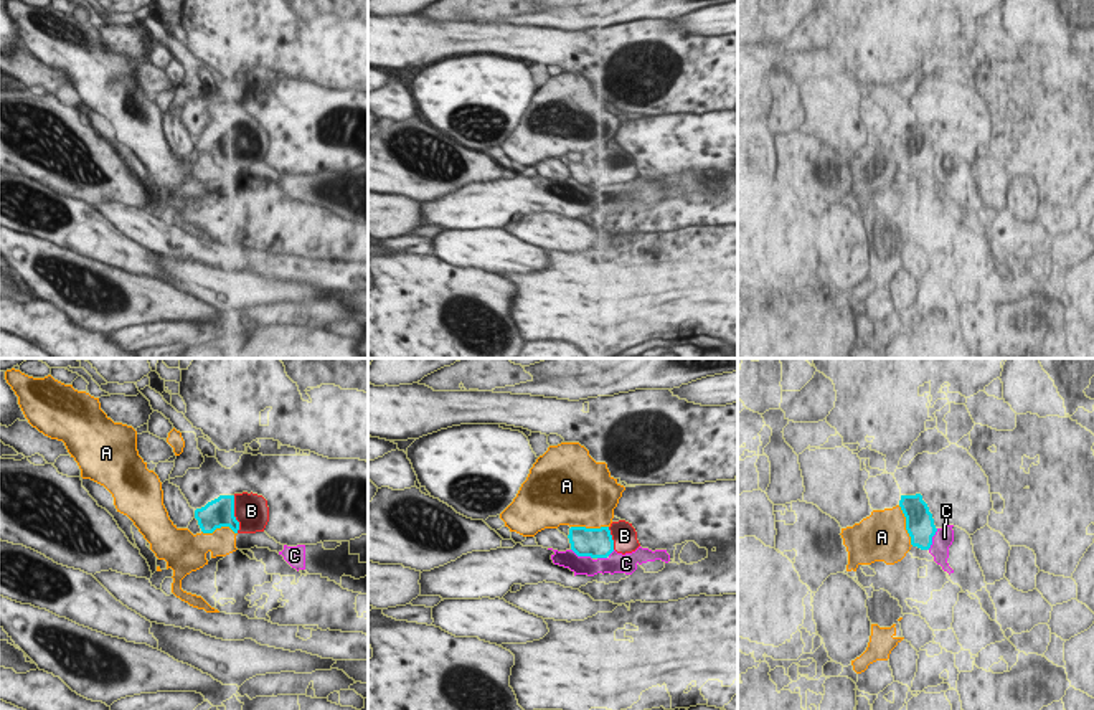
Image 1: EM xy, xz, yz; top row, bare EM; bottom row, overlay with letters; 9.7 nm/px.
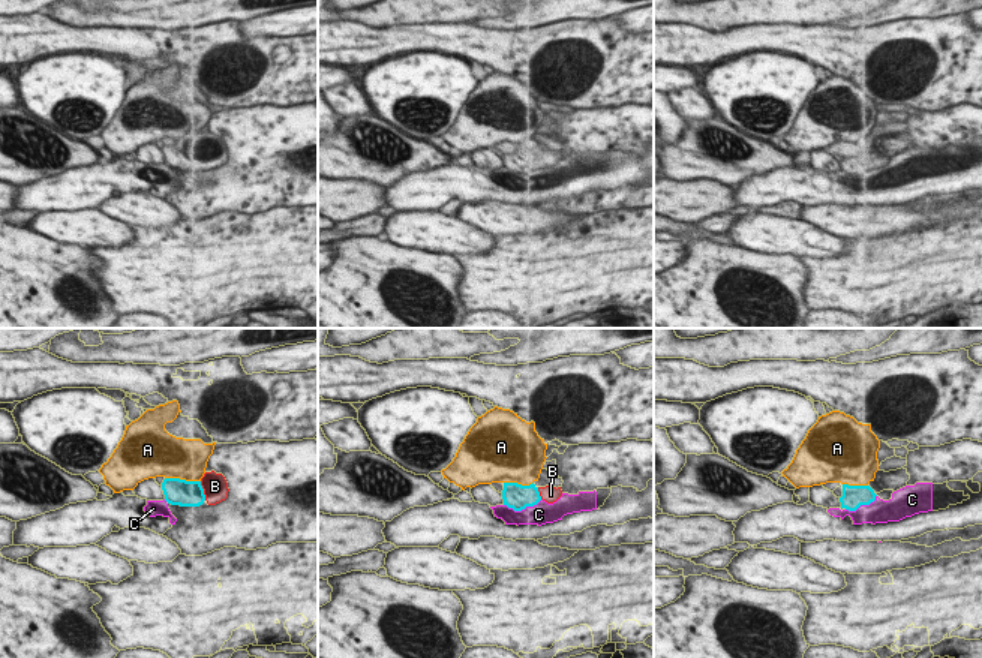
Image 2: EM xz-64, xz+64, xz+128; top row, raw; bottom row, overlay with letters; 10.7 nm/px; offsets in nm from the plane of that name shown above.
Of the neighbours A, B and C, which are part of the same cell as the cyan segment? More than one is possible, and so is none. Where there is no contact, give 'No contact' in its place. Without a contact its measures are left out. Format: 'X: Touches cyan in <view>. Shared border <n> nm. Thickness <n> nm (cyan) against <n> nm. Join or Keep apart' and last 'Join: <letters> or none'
A: Touches cyan in yz. Shared border 420 nm. Thickness 280 nm (cyan) against 460 nm. Keep apart
B: Touches cyan in xy. Shared border 380 nm. Thickness 280 nm (cyan) against 340 nm. Join
C: Touches cyan in xz. Shared border 240 nm. Thickness 280 nm (cyan) against 190 nm. Keep apart
Join: B.

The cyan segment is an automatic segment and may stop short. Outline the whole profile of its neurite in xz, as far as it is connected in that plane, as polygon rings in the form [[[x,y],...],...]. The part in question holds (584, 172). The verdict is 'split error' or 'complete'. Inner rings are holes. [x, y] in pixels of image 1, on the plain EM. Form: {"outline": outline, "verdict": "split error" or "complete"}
{"outline": [[[625,150],[601,159],[571,157],[568,168],[578,187],[591,188],[607,188],[614,180],[625,185],[640,177],[635,159]]], "verdict": "split error"}

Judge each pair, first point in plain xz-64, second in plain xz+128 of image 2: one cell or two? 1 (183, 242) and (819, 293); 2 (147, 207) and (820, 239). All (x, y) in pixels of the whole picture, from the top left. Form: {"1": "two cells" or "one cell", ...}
{"1": "one cell", "2": "two cells"}

